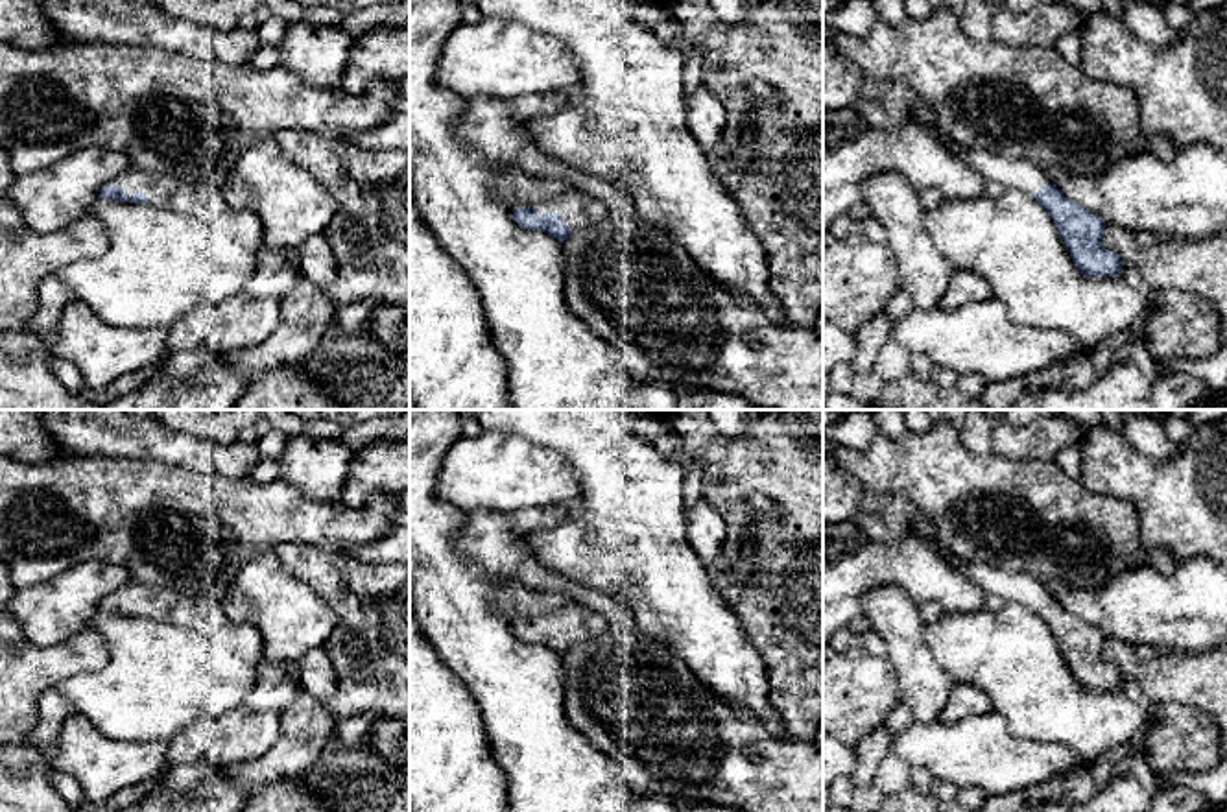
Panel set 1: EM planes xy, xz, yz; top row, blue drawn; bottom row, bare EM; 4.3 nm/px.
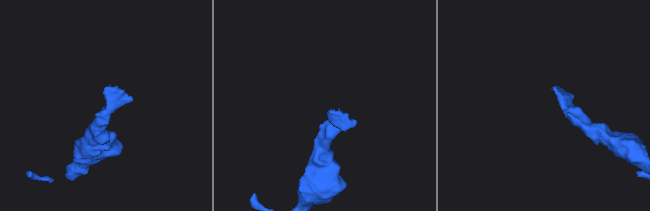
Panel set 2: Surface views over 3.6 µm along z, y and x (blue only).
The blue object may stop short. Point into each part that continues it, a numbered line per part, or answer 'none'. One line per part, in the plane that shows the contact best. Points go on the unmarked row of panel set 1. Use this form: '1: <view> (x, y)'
1: xy (159, 602)

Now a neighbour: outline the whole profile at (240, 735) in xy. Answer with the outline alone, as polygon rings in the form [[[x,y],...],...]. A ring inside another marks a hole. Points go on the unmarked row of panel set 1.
[[[236,707],[220,718],[192,723],[168,742],[170,766],[208,764],[221,770],[258,758],[280,733],[280,712]]]

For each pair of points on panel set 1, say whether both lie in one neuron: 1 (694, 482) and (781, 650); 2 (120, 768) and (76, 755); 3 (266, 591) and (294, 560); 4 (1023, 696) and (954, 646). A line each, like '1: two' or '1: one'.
1: two
2: one
3: two
4: one

